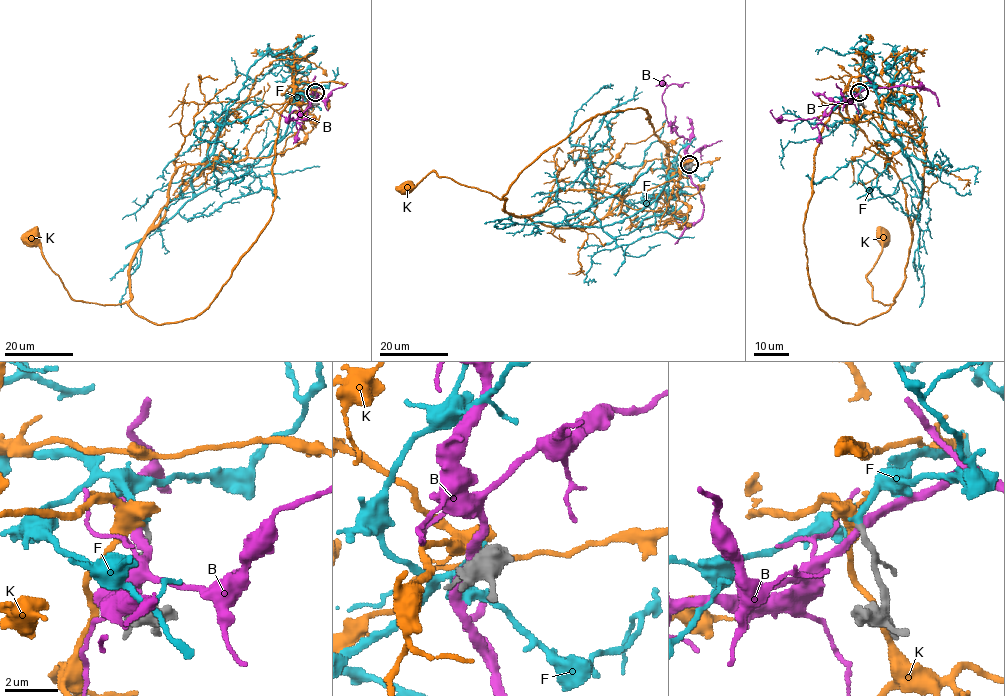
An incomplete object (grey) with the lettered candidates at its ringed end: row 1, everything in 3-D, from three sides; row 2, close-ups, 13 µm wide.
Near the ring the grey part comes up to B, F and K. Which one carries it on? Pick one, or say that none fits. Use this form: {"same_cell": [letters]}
{"same_cell": ["F"]}

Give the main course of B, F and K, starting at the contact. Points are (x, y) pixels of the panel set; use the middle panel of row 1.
B: (689, 164), (687, 152), (689, 141), (680, 137), (667, 120), (662, 99), (667, 86), (663, 78), (670, 76)
F: (689, 163), (631, 216), (570, 225), (602, 195), (587, 177), (588, 148), (568, 136), (601, 88)
K: (689, 163), (655, 135), (640, 107), (586, 120), (529, 164), (500, 199), (434, 171), (408, 187)

